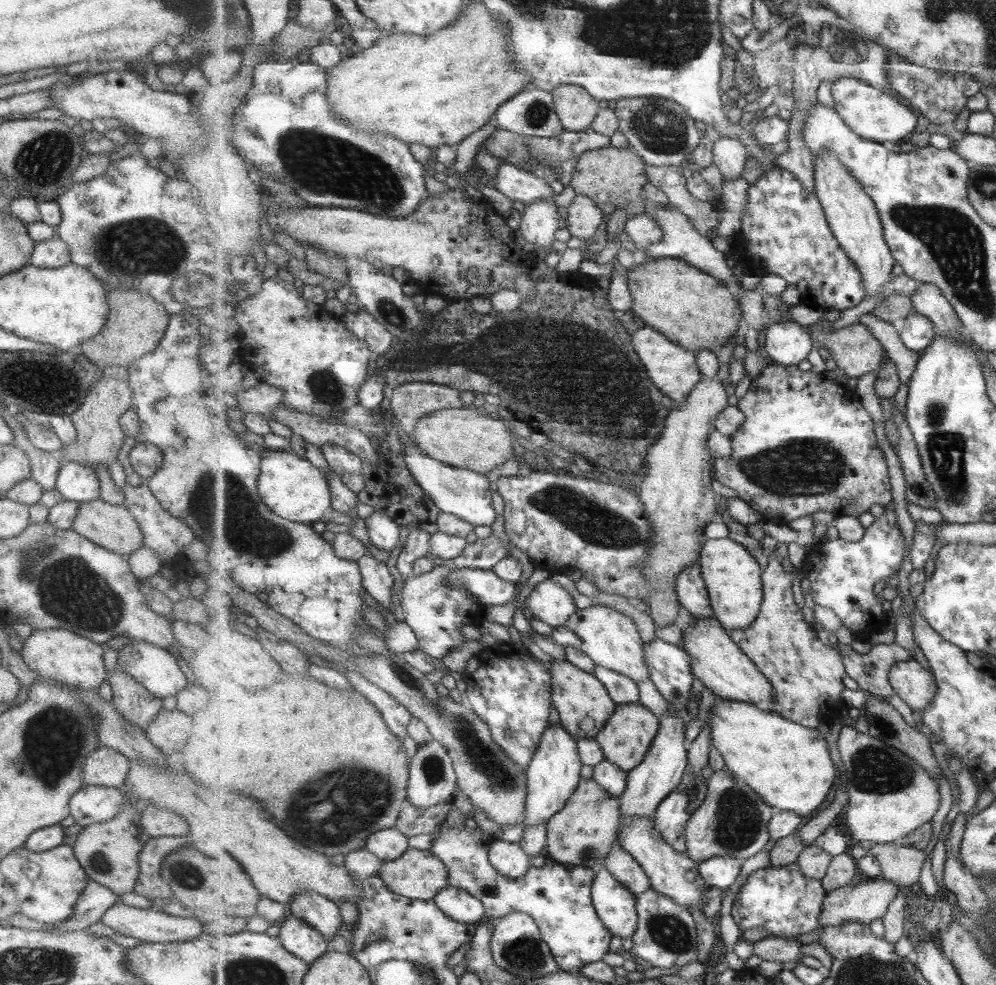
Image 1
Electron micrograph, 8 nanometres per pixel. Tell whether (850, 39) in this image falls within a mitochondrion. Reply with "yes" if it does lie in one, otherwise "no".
no

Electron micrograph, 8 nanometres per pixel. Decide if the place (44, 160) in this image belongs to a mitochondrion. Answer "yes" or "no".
yes

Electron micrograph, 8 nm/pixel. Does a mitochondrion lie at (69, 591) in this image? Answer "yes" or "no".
yes

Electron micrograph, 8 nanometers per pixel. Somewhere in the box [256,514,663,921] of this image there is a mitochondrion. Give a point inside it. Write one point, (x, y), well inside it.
(366, 799)

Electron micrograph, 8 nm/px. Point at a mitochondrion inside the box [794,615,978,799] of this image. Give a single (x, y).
(876, 770)

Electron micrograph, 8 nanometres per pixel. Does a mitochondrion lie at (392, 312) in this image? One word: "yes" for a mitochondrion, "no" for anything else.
yes

